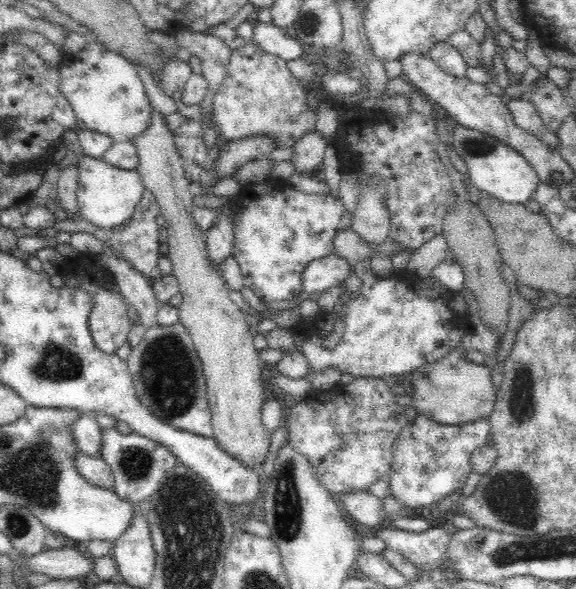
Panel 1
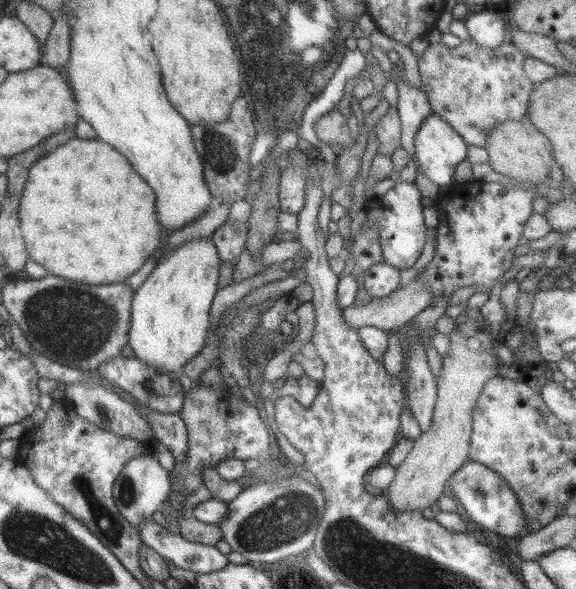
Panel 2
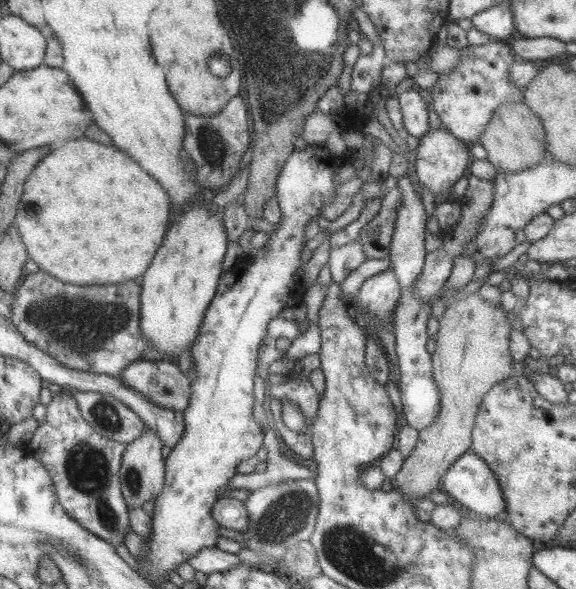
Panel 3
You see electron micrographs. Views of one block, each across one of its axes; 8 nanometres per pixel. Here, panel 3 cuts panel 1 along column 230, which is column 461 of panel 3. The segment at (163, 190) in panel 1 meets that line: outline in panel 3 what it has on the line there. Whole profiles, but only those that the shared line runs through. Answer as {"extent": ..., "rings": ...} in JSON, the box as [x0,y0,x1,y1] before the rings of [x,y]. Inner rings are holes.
{"extent":[388,292,513,498],"rings":[[[477,292],[469,294],[462,300],[453,299],[451,304],[443,310],[438,320],[436,344],[431,355],[432,378],[438,386],[440,405],[433,424],[419,431],[414,449],[403,459],[400,469],[394,476],[395,486],[388,490],[400,492],[411,498],[428,497],[429,492],[437,490],[445,471],[457,460],[461,454],[470,448],[470,432],[474,425],[474,418],[480,402],[486,392],[494,385],[513,376],[511,355],[508,349],[508,336],[512,329],[506,319],[507,312],[500,310],[492,302],[481,299]]]}

